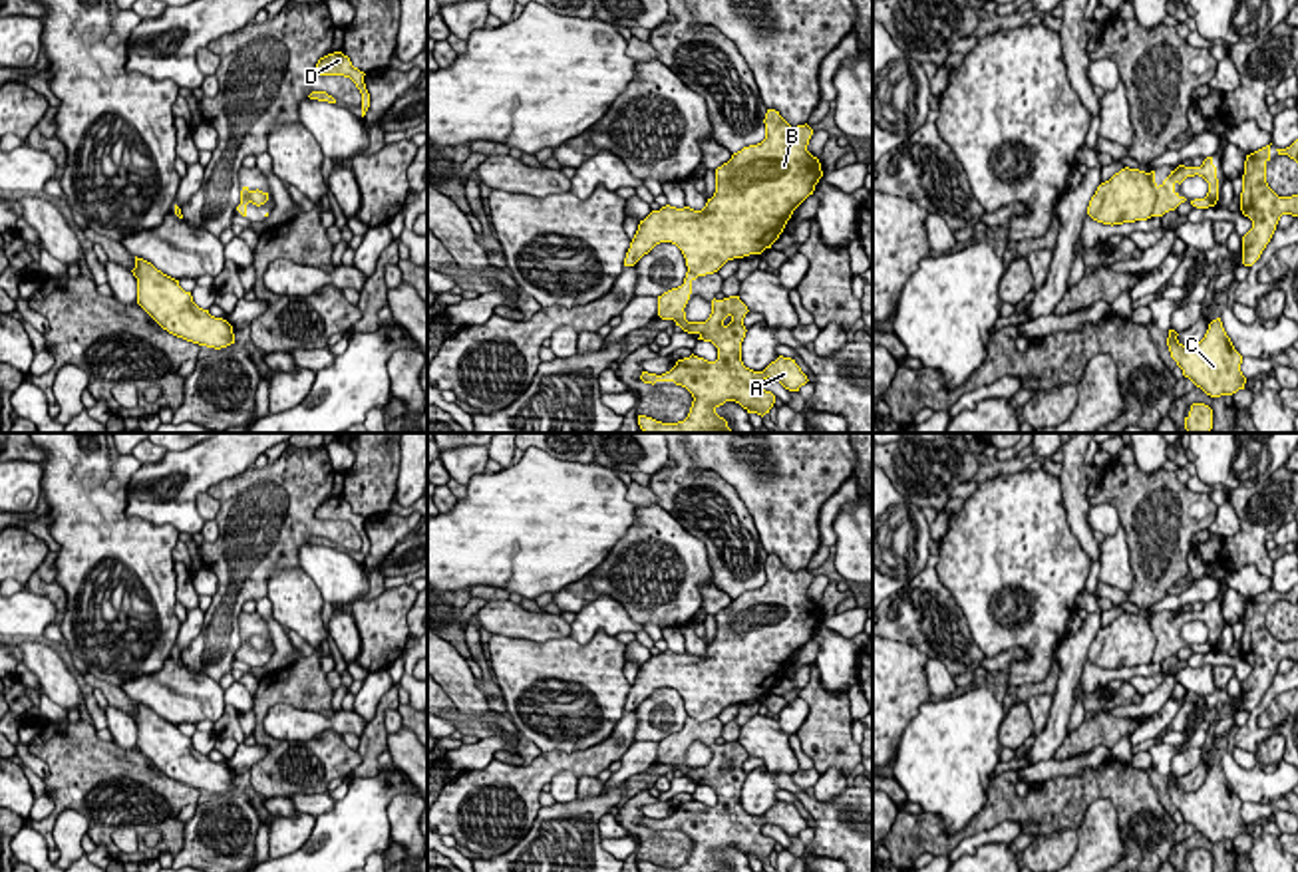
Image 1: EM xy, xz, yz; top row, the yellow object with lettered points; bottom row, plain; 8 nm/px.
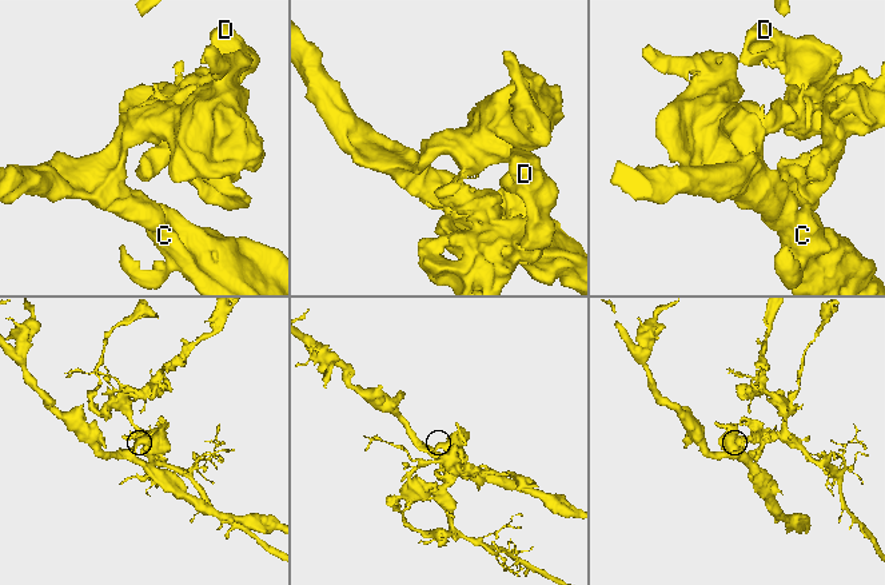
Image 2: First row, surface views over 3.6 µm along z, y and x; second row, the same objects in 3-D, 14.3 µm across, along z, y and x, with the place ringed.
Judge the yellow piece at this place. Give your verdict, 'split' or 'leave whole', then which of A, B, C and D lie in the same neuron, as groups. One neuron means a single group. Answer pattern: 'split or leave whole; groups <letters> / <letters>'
split; groups A D / B C

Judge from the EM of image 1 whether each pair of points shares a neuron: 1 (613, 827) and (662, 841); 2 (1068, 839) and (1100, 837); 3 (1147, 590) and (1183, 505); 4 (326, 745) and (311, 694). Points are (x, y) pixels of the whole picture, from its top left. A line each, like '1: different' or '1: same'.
1: different
2: different
3: same
4: same

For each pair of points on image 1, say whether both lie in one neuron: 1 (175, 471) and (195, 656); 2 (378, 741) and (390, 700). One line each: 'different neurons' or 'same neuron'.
1: different neurons
2: same neuron

